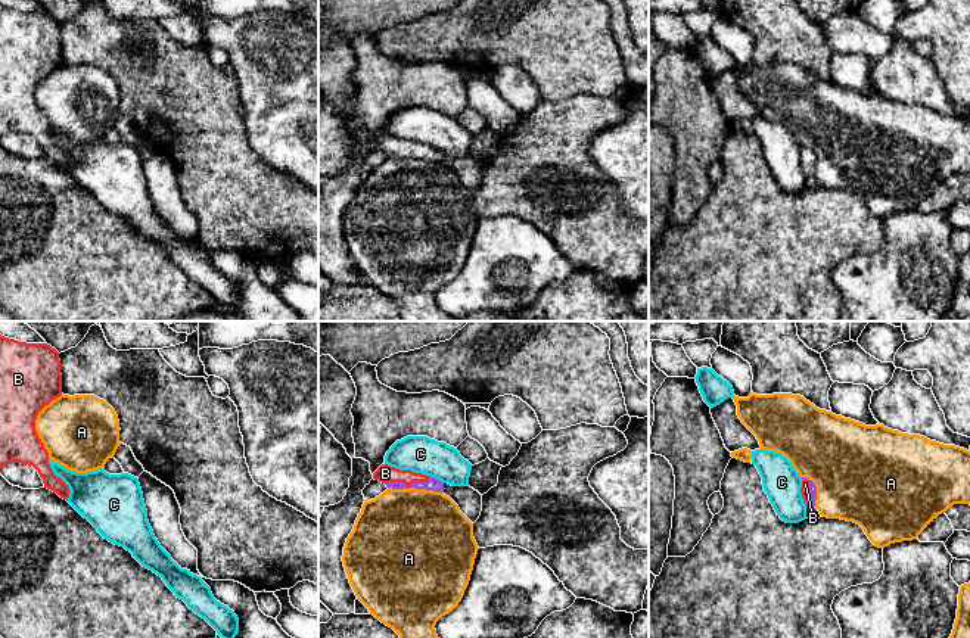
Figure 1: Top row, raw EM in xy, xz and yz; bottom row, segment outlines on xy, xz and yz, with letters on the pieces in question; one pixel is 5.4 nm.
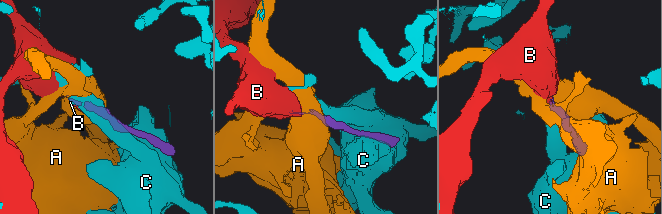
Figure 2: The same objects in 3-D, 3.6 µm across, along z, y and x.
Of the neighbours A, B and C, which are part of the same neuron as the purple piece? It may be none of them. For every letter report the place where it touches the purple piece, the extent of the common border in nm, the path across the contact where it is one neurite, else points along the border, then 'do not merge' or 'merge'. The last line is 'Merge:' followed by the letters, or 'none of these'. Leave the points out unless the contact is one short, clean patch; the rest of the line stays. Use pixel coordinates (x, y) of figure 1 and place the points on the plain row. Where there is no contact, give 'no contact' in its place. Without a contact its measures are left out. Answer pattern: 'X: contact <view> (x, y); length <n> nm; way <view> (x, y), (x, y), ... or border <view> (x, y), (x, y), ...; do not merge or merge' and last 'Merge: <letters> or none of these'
A: contact yz (815, 159); length 180 nm; do not merge
B: contact yz (810, 159); length 120 nm; merge
C: contact xz (437, 149); length 90 nm; do not merge
Merge: B

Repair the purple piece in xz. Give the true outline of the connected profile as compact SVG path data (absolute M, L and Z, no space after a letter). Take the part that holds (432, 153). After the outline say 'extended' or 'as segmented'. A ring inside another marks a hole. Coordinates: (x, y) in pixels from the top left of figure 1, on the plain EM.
M382 134L374 143L373 149L392 159L416 158L435 162L444 162L444 153L435 147L414 143L411 140L399 140L388 134Z | extended

